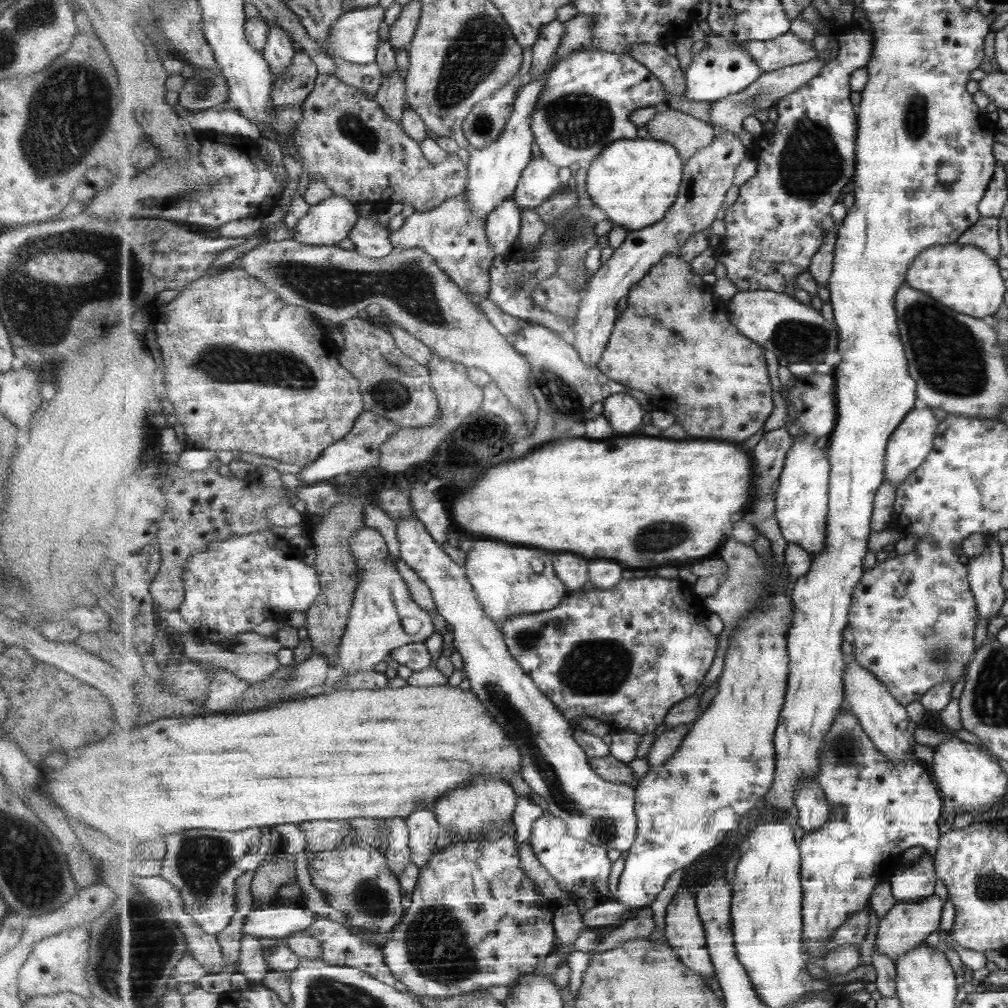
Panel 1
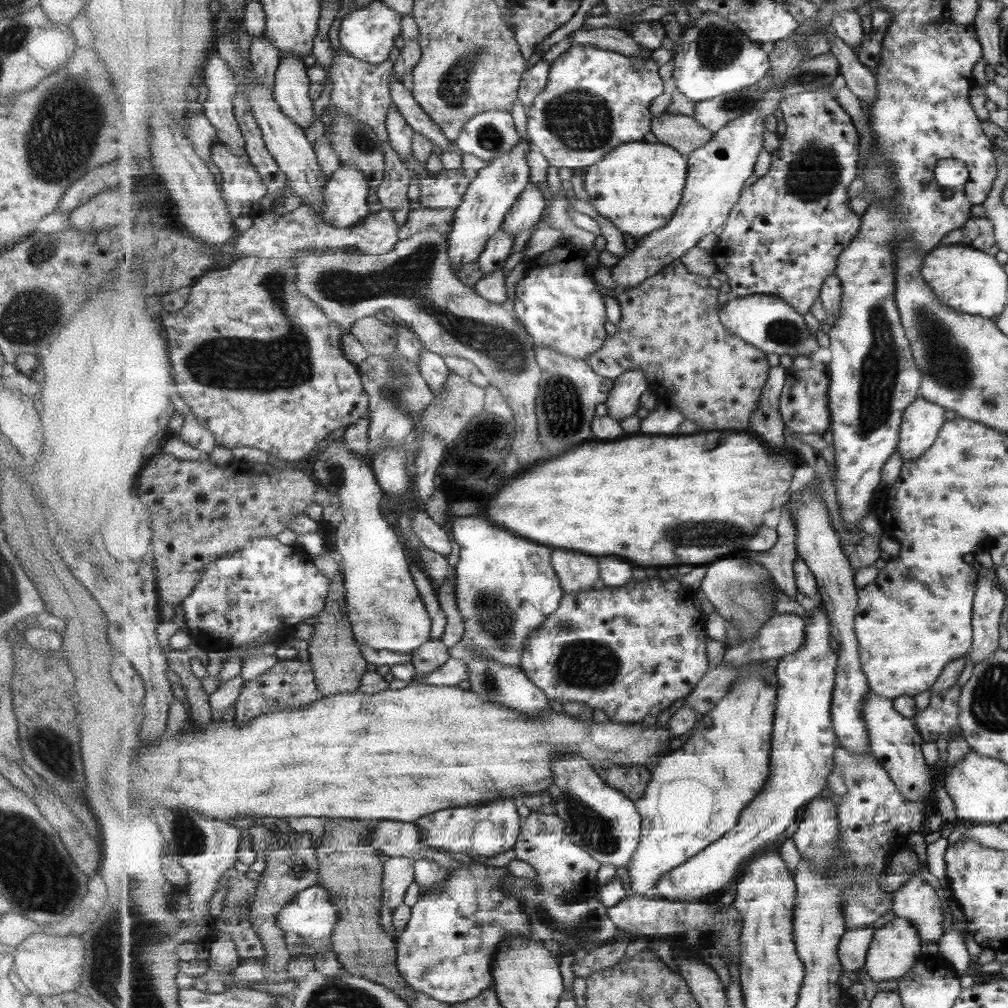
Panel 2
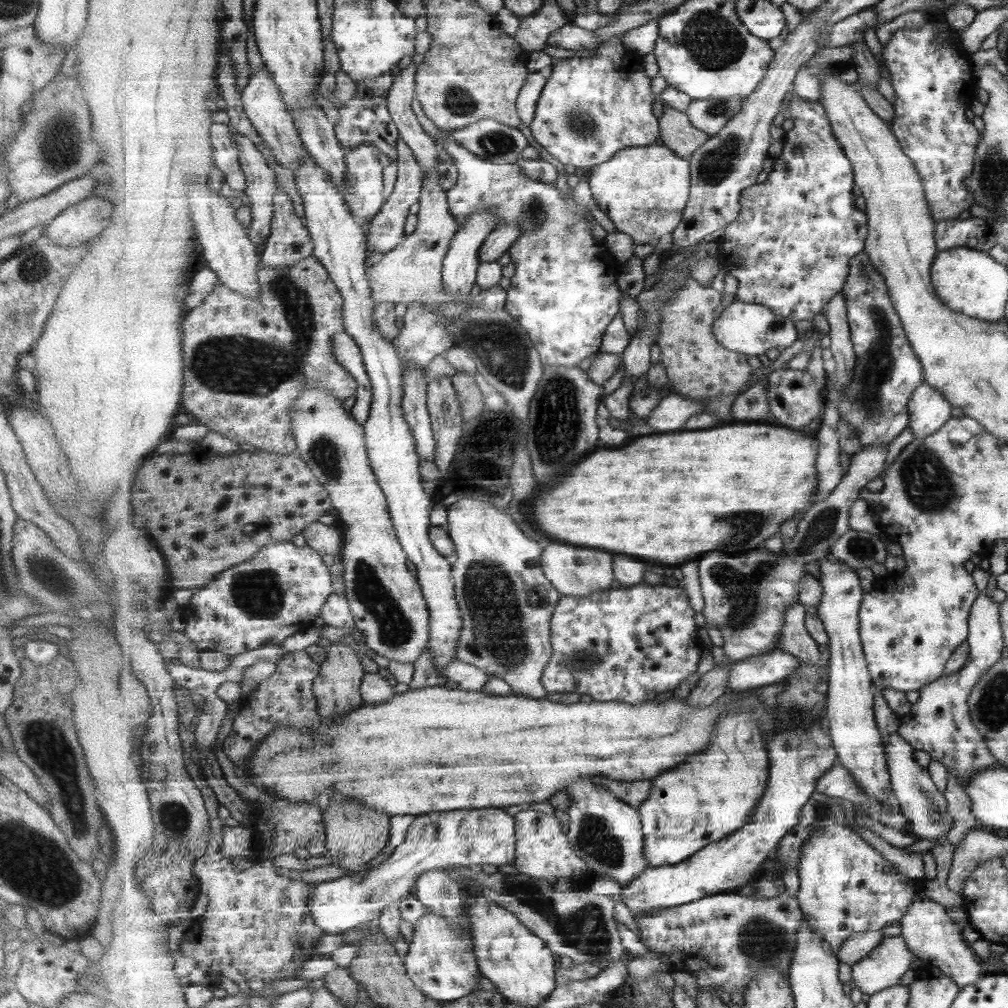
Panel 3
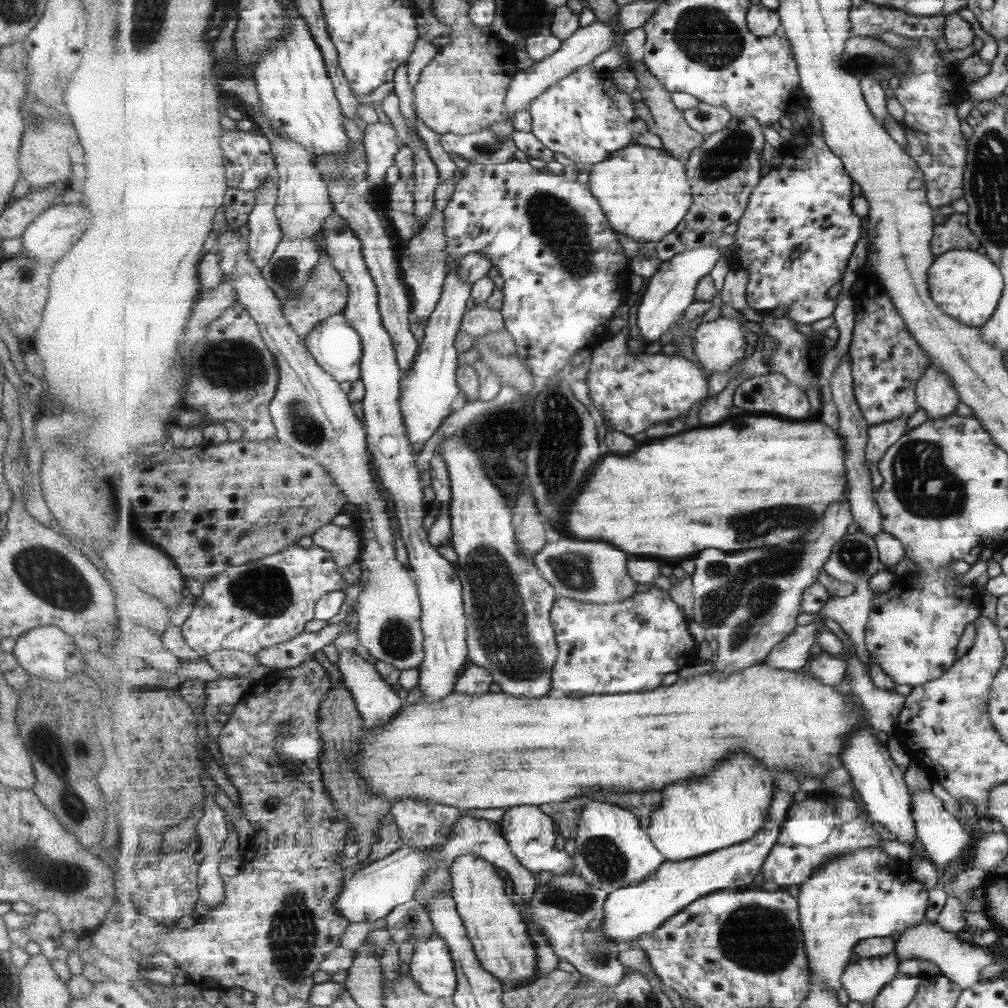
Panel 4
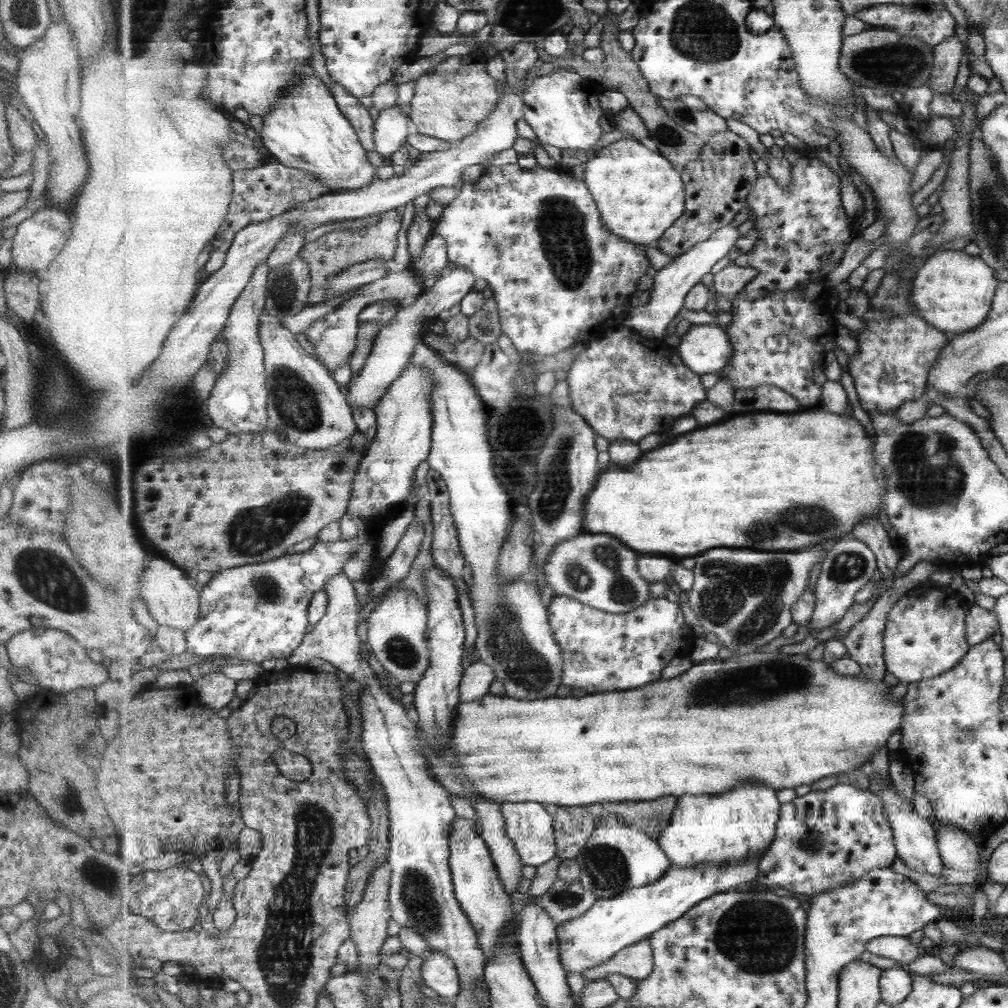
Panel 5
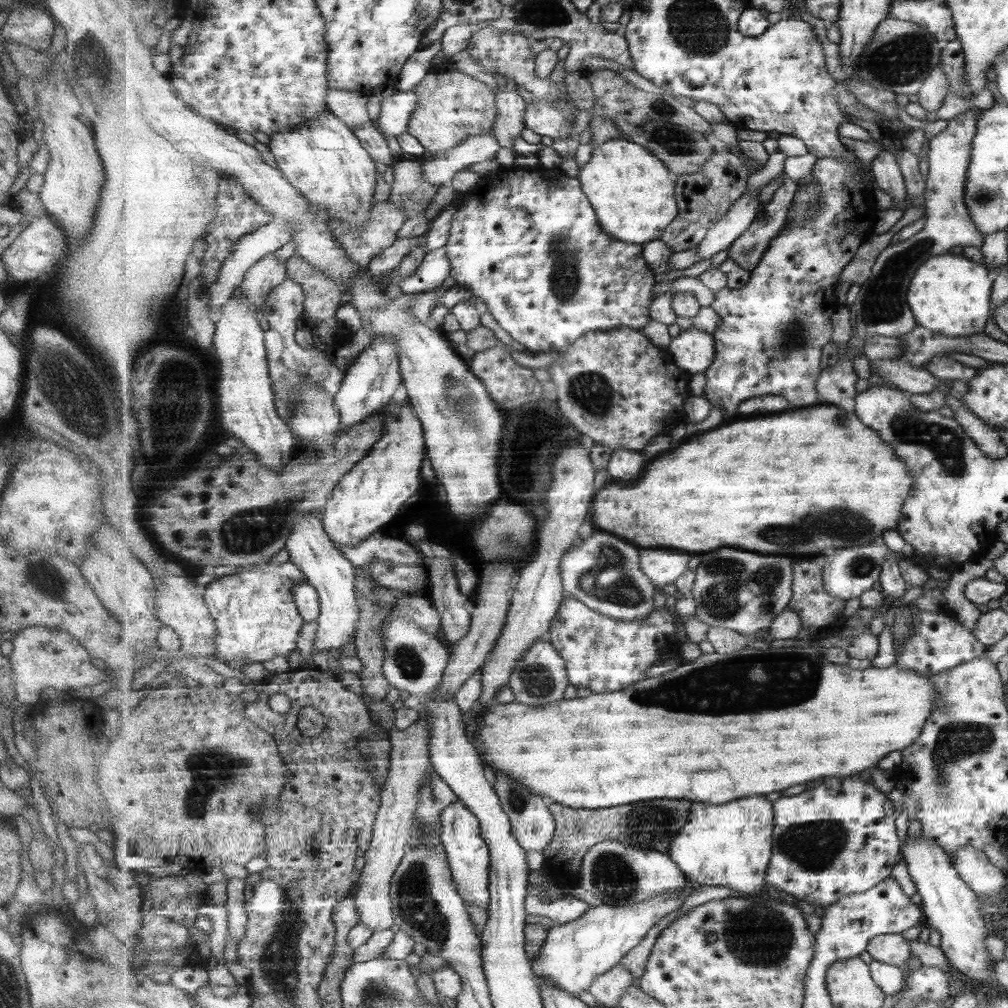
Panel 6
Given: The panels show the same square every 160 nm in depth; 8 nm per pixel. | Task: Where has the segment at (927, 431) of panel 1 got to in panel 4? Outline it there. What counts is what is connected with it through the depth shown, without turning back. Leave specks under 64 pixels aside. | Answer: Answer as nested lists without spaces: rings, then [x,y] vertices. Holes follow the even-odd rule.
[[[929,366],[918,382],[916,393],[920,407],[925,408],[931,420],[953,415],[959,402],[958,392],[953,388],[950,376]]]

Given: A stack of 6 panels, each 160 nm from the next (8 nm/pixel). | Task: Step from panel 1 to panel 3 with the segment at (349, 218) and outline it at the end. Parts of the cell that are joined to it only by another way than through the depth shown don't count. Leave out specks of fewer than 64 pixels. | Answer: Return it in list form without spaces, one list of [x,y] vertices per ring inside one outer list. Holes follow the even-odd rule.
[[[365,143],[346,153],[348,175],[345,200],[353,215],[363,224],[380,213],[385,204],[385,178],[380,161],[382,150],[374,144]]]

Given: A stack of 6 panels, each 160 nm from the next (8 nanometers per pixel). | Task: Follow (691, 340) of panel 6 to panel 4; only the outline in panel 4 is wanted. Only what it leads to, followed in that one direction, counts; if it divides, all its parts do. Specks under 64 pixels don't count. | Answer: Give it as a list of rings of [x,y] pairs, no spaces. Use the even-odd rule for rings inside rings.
[[[718,317],[701,322],[694,338],[696,358],[707,370],[725,372],[745,358],[746,320]]]

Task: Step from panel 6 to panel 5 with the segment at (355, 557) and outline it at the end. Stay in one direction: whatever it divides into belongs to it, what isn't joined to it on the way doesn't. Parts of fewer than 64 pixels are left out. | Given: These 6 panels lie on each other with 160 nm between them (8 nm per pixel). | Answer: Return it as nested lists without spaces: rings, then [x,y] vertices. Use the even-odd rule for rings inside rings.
[[[363,533],[361,538],[356,536],[341,542],[318,542],[300,554],[288,554],[268,562],[247,564],[215,573],[201,590],[200,621],[186,633],[188,652],[206,658],[224,656],[259,663],[273,658],[288,660],[308,635],[309,606],[314,594],[324,590],[327,581],[346,568],[363,543],[372,542],[375,546],[375,541],[374,536]]]

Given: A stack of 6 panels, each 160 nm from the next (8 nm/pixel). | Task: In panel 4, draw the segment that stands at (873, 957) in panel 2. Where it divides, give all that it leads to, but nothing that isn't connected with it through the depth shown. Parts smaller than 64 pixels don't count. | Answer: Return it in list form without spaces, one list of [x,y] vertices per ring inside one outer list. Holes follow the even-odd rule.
[[[897,952],[873,959],[860,958],[855,964],[850,964],[842,977],[842,986],[849,999],[860,1003],[873,1004],[887,984],[895,980],[899,973],[901,960]]]

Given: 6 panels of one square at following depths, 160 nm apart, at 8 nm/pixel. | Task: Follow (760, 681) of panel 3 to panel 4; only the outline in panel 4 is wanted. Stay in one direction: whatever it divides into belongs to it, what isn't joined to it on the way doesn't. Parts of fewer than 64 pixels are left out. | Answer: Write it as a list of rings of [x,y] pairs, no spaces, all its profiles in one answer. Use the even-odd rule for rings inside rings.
[[[820,619],[815,620],[806,626],[795,628],[791,635],[773,648],[765,663],[786,671],[803,668],[807,662],[810,662],[813,644],[818,644],[820,621]]]

